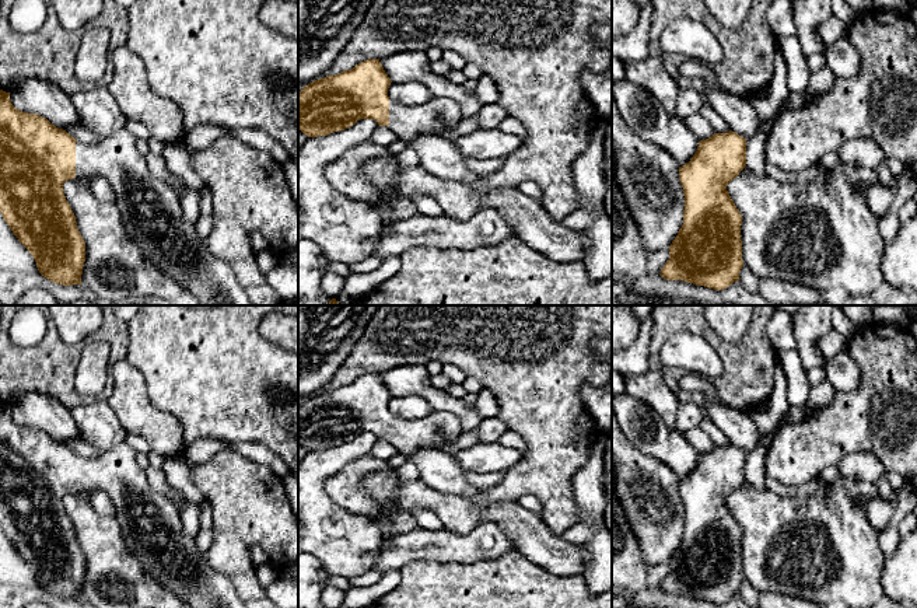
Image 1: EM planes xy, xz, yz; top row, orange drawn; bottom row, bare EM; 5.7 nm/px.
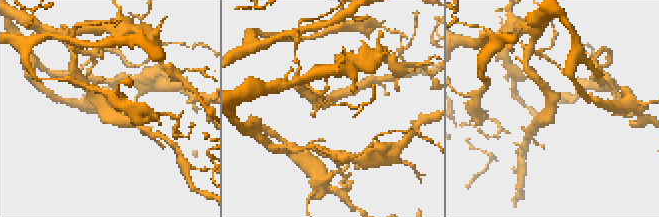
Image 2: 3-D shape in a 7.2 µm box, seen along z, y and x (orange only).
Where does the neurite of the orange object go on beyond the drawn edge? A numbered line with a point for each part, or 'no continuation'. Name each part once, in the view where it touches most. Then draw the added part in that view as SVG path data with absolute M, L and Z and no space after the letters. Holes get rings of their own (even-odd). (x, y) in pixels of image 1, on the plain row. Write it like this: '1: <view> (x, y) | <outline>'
1: xy (150, 523) | M123 441L98 458L77 455L76 492L80 490L101 492L109 497L123 538L139 562L190 608L246 608L232 583L209 565L206 553L185 534L175 504L150 486L146 469L137 465L136 452L129 444Z

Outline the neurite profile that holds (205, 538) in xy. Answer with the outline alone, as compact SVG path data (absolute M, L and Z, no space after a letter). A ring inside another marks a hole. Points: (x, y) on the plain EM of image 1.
M200 530L196 539L195 539L195 544L199 549L199 552L202 553L206 553L210 548L210 545L213 544L213 531L209 531L209 530Z

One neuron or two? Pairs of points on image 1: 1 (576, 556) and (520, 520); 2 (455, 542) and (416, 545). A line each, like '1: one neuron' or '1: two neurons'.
1: one neuron
2: one neuron

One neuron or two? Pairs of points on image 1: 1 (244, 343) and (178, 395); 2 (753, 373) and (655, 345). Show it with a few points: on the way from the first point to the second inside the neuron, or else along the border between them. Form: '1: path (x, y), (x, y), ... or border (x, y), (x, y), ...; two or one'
1: path (227, 360), (220, 367), (206, 367), (195, 378); one
2: path (728, 352), (702, 327), (679, 325); one

